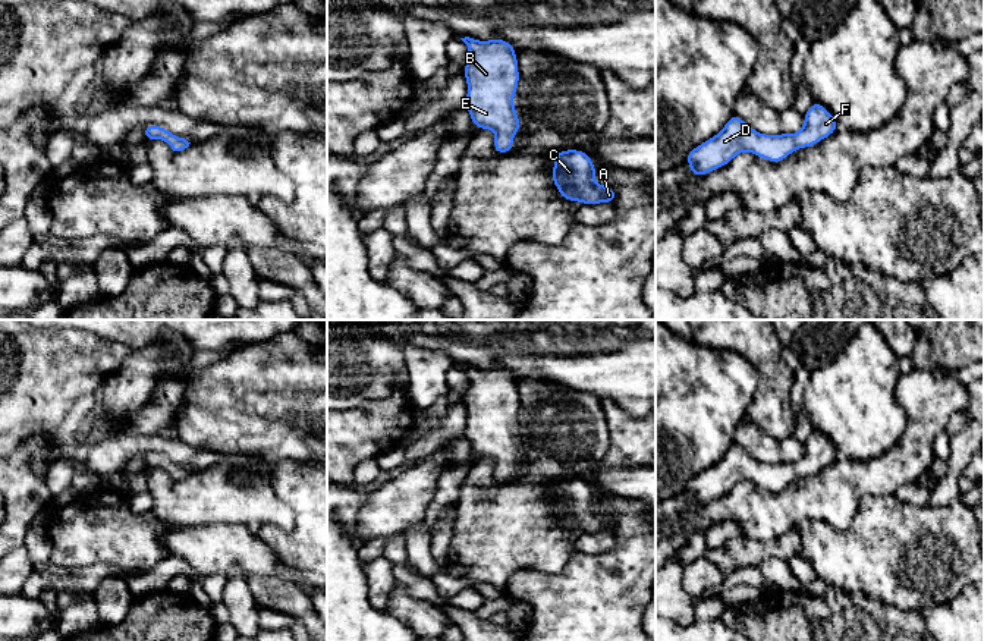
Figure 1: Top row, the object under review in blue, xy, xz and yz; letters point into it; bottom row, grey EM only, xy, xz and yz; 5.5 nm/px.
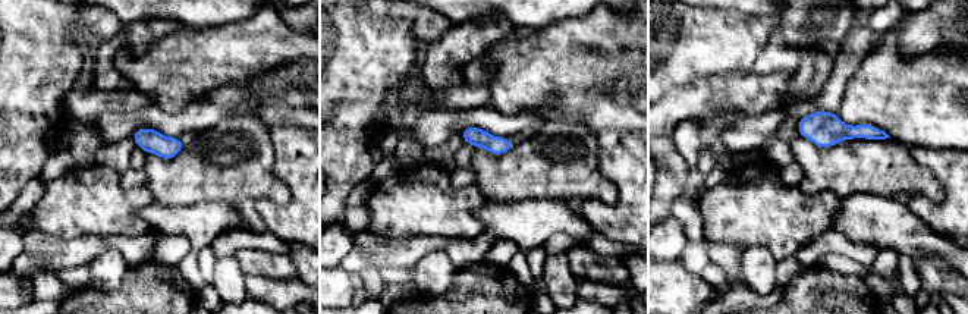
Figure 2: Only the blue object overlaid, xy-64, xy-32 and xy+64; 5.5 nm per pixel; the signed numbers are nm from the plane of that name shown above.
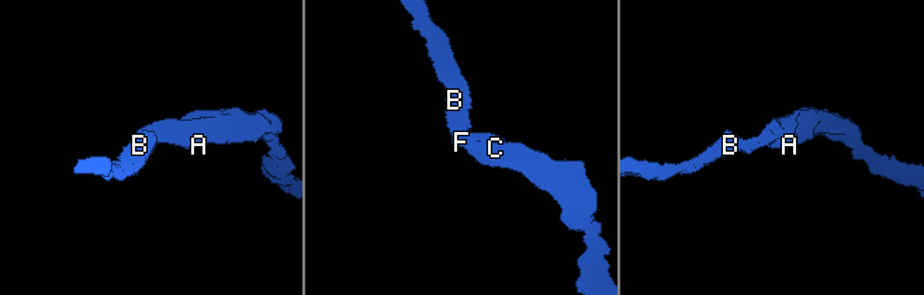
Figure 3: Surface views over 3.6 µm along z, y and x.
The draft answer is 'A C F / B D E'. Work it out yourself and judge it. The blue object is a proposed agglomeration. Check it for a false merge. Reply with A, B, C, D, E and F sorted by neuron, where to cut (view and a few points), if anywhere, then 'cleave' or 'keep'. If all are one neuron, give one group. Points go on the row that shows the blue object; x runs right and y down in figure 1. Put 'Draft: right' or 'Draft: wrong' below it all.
groups A B C D E F; cut none; keep
Draft: wrong

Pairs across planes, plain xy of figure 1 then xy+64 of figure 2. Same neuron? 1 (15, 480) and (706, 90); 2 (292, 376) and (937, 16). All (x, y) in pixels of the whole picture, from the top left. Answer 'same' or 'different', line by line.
1: different
2: different

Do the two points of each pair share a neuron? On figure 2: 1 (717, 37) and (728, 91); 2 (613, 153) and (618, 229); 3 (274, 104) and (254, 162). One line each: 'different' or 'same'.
1: different
2: same
3: different

